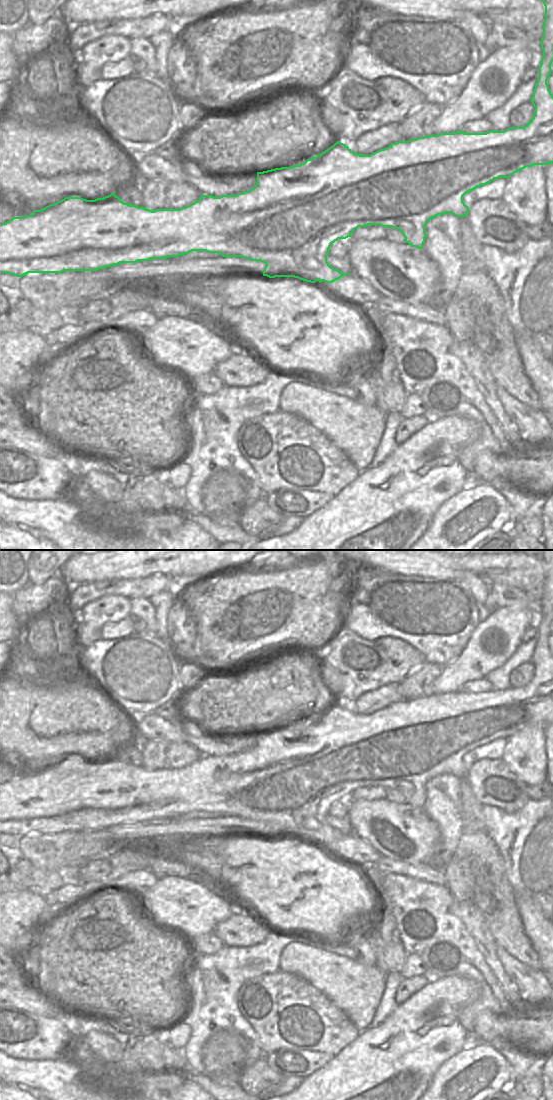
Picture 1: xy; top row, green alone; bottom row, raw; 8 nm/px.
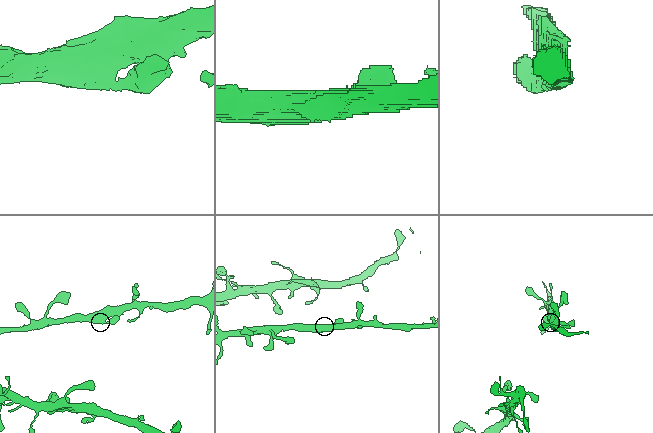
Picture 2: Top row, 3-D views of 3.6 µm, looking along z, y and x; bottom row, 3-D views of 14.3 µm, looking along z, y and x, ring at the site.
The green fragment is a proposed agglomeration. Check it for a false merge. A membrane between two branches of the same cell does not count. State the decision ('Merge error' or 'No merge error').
No merge error

